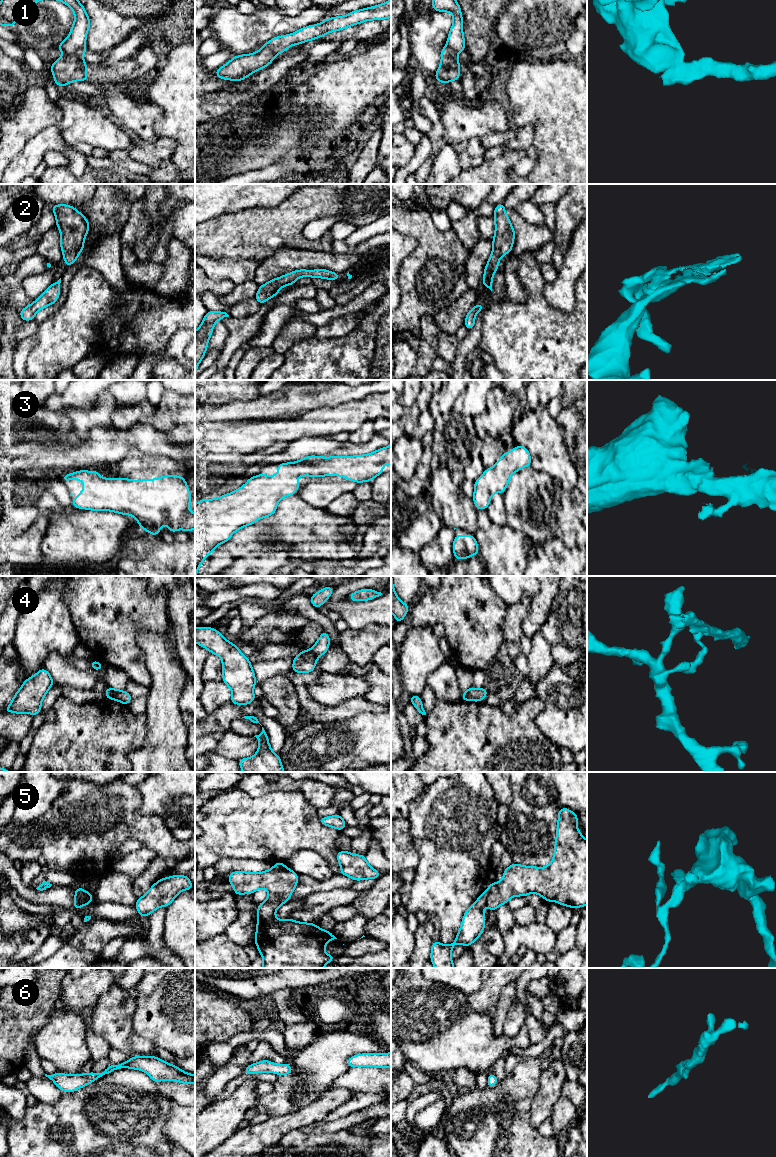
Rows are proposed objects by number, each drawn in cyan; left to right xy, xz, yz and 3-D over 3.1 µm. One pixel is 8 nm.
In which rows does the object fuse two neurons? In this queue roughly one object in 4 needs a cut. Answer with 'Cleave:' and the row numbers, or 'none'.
Cleave: 1, 4, 5

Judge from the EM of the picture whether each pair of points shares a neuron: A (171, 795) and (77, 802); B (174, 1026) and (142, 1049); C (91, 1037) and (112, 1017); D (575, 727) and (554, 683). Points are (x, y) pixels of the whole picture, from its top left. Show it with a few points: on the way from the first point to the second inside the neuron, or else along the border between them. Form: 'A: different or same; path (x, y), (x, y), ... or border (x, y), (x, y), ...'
A: different; border (135, 785), (141, 797), (140, 812), (156, 816)
B: different; border (134, 1031), (155, 1045)
C: different; border (90, 1026), (111, 1047)
D: same; path (571, 716), (560, 694)

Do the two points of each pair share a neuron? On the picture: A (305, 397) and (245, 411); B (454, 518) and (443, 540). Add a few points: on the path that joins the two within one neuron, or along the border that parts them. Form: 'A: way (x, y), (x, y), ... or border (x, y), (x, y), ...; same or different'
A: way (290, 399), (275, 406), (260, 408); same
B: border (444, 526), (453, 528); different

